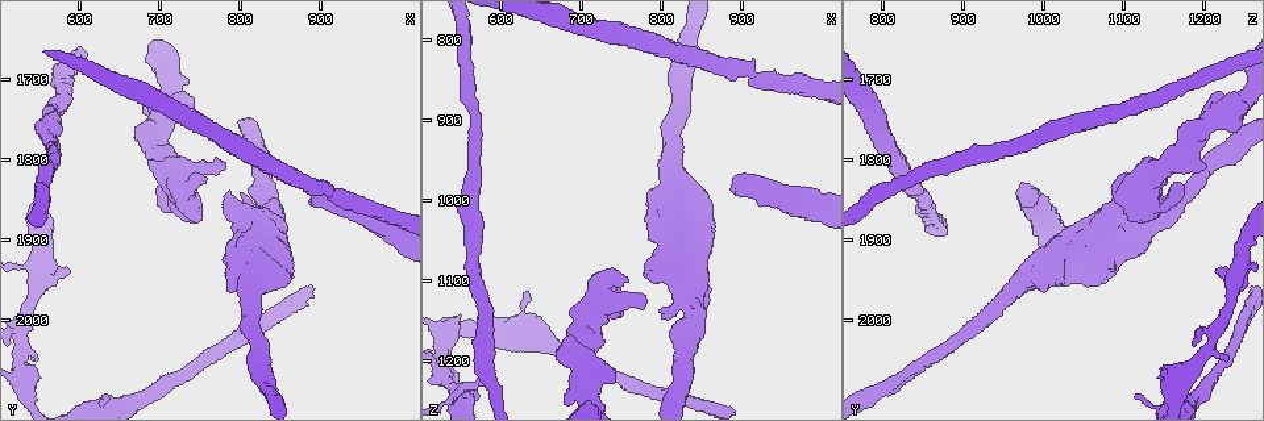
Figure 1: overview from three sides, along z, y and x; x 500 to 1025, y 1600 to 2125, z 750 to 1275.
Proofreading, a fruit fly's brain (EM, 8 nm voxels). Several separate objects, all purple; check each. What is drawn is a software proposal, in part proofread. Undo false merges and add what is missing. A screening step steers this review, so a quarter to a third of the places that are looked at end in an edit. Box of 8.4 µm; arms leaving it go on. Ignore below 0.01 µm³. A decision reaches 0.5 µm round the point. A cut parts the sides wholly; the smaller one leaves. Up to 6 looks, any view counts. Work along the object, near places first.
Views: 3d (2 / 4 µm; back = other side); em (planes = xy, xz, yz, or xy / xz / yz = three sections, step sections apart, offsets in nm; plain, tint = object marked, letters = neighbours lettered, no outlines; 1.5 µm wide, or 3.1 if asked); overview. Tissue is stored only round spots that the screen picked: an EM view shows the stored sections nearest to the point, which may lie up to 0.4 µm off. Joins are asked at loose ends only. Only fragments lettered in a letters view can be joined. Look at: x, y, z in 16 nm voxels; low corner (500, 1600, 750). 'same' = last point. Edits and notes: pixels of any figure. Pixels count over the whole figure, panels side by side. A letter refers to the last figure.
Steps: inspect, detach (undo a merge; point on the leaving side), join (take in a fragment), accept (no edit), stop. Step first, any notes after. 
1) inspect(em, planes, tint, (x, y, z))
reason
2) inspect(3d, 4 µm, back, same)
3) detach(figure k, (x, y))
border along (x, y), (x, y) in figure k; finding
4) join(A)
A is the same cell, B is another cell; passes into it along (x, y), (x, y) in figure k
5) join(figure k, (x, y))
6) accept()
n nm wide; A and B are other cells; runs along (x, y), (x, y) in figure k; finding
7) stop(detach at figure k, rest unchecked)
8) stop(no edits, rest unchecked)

inspect(3d, 4 µm, (540, 2050, 1235))

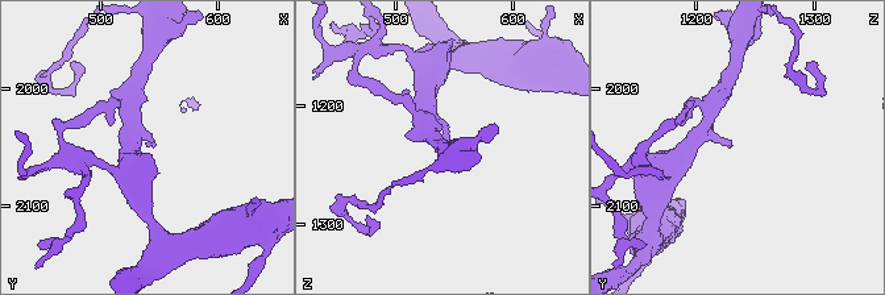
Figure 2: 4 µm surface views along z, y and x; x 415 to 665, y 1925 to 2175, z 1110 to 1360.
inspect(em, yz, step 4, letters, (542, 2048, 1234))
now the EM

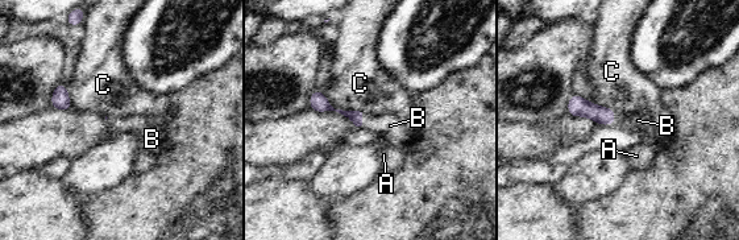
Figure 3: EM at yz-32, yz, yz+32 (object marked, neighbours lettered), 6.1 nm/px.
join(B)
B is the same cell, A and C are other cells; passes into it along (323, 104), (361, 119), (390, 125) in figure 3; the neuron continues

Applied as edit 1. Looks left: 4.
inspect(overview)

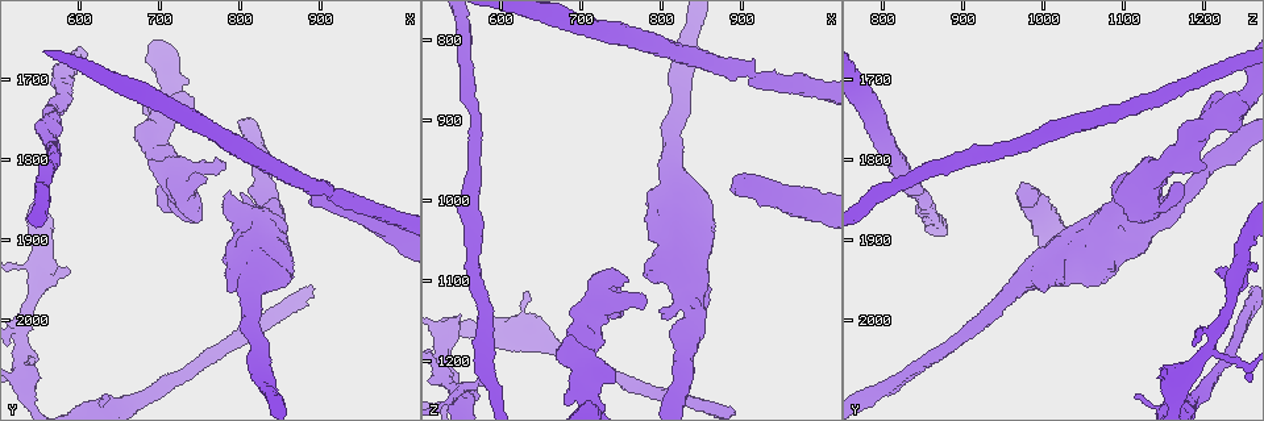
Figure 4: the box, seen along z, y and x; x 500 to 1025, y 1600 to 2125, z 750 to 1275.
inspect(em, xz, step 4, tint, (915, 1840, 845))

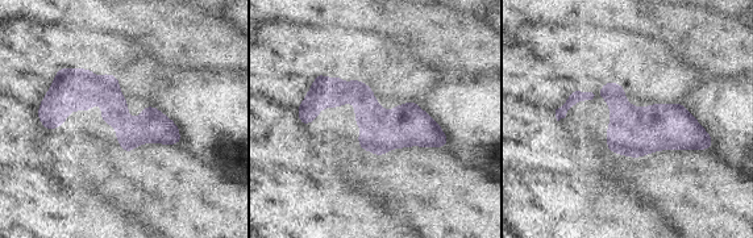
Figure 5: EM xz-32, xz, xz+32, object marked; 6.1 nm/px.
inspect(em, planes, letters, same)
another direction

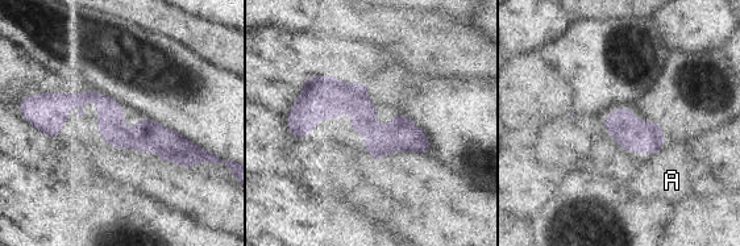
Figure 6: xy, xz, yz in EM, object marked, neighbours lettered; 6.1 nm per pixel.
accept()
A touches over 130 nm; A is another cell; runs along (40, 119), (95, 98), (129, 138), (194, 149) in figure 6; all the same neuron

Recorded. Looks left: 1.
stop(join at figure 3, rest unchecked)

